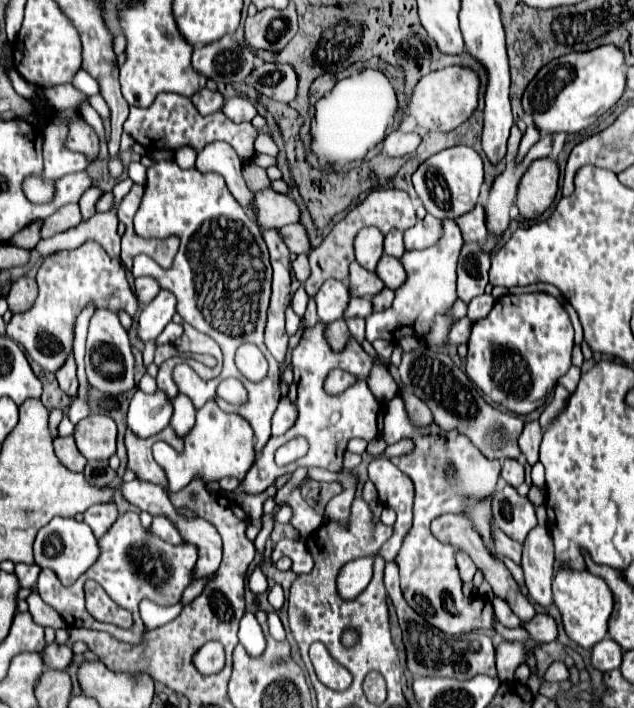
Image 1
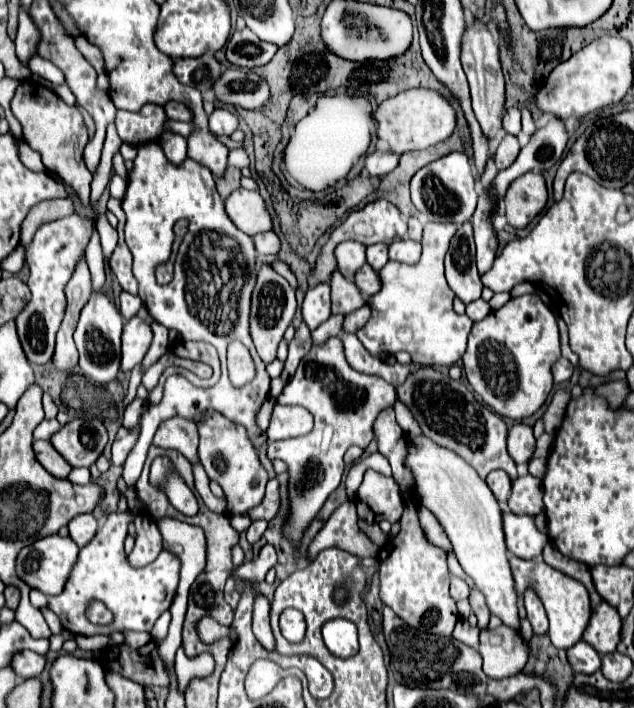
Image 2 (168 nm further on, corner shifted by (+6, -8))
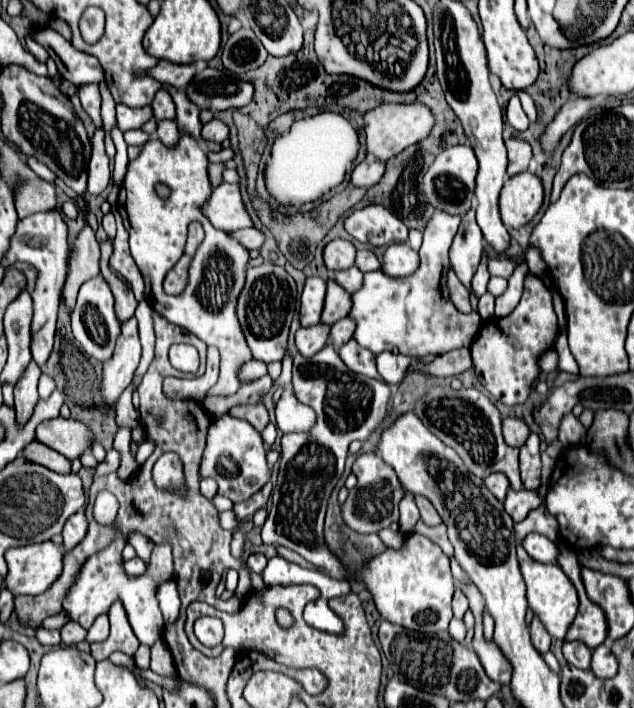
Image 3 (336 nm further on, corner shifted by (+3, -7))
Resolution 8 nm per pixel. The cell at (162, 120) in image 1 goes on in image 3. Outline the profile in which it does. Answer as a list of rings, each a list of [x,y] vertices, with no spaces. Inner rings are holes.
[[[124,103],[116,105],[116,125],[120,131],[128,131],[128,129],[140,129],[148,119],[152,117],[152,109],[146,107],[126,107]]]

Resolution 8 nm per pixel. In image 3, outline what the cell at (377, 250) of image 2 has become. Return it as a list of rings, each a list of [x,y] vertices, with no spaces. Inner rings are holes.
[[[362,249],[362,251],[356,253],[356,267],[358,267],[362,273],[378,271],[378,269],[380,269],[380,259],[378,259],[370,249]]]

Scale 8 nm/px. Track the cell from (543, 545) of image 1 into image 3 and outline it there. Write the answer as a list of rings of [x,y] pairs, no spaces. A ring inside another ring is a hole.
[[[534,619],[532,621],[532,625],[530,625],[530,635],[532,635],[532,645],[534,645],[534,649],[540,653],[540,655],[544,655],[548,649],[550,649],[550,635],[546,633],[546,629],[542,627],[542,623],[538,621],[538,619]]]

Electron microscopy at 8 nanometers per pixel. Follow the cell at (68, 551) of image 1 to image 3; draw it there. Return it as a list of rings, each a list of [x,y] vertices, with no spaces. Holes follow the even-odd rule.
[[[52,541],[38,543],[38,545],[26,545],[6,551],[6,563],[8,563],[8,575],[4,579],[4,587],[12,591],[12,595],[40,595],[44,593],[62,573],[62,545],[54,545]]]

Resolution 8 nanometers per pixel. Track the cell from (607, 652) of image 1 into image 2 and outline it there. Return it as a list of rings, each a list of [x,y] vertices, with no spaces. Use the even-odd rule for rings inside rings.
[[[579,642],[569,648],[567,658],[577,674],[591,674],[601,668],[601,654],[595,652],[595,648],[591,648],[591,644],[587,642]]]

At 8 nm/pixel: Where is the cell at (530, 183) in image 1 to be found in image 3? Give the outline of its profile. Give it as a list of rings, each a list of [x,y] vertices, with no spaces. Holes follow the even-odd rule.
[[[518,173],[510,177],[500,195],[500,217],[506,227],[522,227],[526,225],[540,209],[544,199],[542,183],[534,173]]]

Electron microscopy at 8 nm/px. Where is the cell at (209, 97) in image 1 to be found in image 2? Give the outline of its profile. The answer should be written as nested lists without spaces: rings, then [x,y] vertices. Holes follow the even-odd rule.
[[[167,102],[165,112],[171,120],[181,120],[181,122],[191,122],[193,120],[193,112],[181,102]]]

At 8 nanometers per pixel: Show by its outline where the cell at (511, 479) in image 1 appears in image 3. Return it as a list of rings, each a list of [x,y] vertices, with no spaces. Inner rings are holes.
[[[492,473],[492,475],[488,475],[486,479],[484,479],[484,483],[486,483],[486,487],[492,491],[492,495],[498,499],[498,501],[504,501],[504,497],[506,497],[506,493],[508,493],[508,479],[506,479],[506,475],[502,475],[502,473]]]

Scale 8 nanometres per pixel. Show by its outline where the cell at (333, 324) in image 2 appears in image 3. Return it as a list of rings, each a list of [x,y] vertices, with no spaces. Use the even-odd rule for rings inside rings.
[[[318,323],[314,327],[300,327],[296,331],[296,347],[298,347],[298,353],[302,357],[310,357],[314,353],[318,353],[326,343],[328,343],[328,333],[330,333],[330,327]]]

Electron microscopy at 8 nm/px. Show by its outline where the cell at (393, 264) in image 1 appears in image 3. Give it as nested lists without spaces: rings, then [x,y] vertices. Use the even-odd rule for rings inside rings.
[[[350,267],[346,271],[334,271],[332,273],[332,279],[342,285],[348,293],[352,291],[358,291],[362,287],[362,273],[358,271],[358,267]]]

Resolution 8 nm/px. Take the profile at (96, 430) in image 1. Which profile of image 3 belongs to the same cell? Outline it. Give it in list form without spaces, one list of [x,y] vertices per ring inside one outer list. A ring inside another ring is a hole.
[[[58,417],[36,427],[36,441],[46,443],[66,459],[78,459],[82,451],[90,449],[92,433],[80,421]]]

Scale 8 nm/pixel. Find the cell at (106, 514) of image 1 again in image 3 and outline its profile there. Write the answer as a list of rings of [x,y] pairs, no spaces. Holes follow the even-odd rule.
[[[84,511],[74,513],[74,515],[66,521],[66,525],[64,525],[64,529],[62,529],[62,539],[64,539],[62,545],[64,545],[64,551],[74,549],[74,547],[84,539],[86,527],[88,527],[88,523],[86,523],[86,517],[84,517]]]

